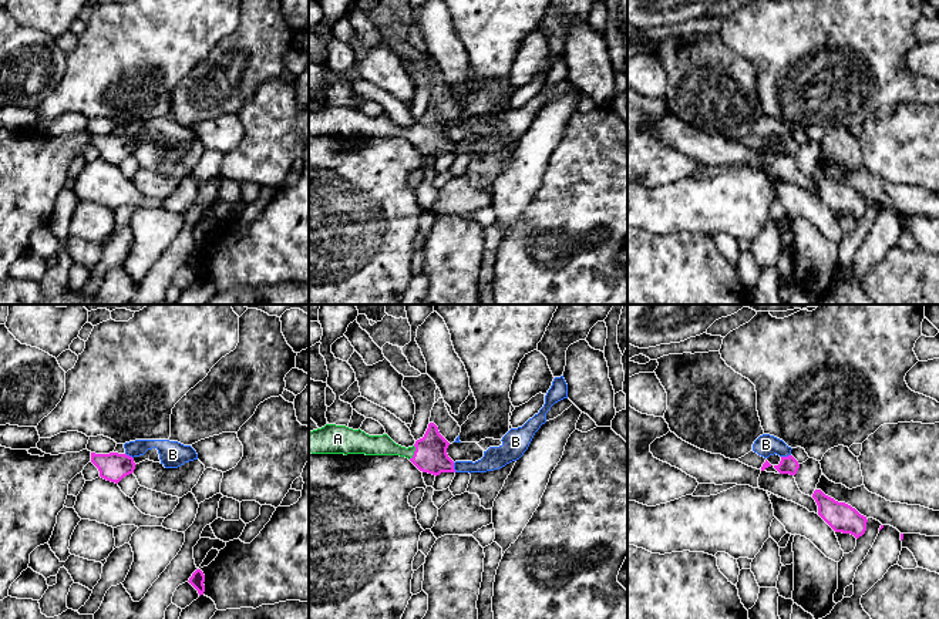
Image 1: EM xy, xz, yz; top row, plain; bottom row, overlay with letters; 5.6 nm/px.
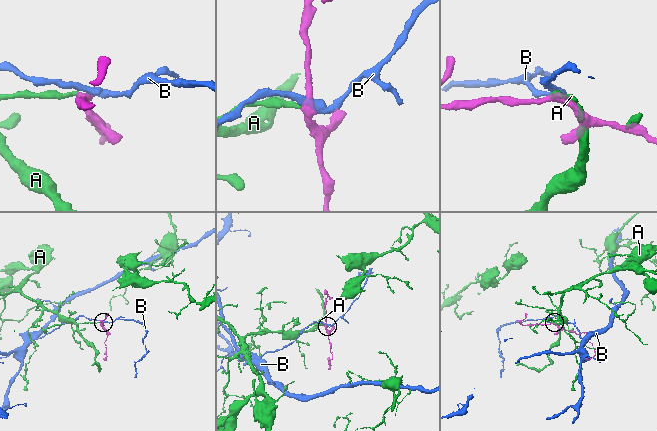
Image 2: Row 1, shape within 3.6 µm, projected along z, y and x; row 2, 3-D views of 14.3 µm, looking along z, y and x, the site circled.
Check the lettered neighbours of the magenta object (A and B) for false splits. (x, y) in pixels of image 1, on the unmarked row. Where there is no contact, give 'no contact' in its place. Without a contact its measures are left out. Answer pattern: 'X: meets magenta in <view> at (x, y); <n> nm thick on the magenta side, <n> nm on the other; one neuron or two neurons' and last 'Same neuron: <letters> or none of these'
A: meets magenta in xz at (414, 134); 190 nm thick on the magenta side, 110 nm on the other; one neuron
B: meets magenta in xz at (453, 148); 190 nm thick on the magenta side, 130 nm on the other; two neurons
Same neuron: A

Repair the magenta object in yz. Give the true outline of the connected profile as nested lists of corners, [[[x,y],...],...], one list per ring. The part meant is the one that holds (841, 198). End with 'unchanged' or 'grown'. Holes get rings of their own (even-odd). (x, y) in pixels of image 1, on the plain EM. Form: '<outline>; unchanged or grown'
[[[821,171],[812,175],[818,186],[818,196],[835,212],[851,215],[856,221],[866,212],[866,198],[861,196],[855,189],[845,184],[838,184],[825,176]]]; unchanged

